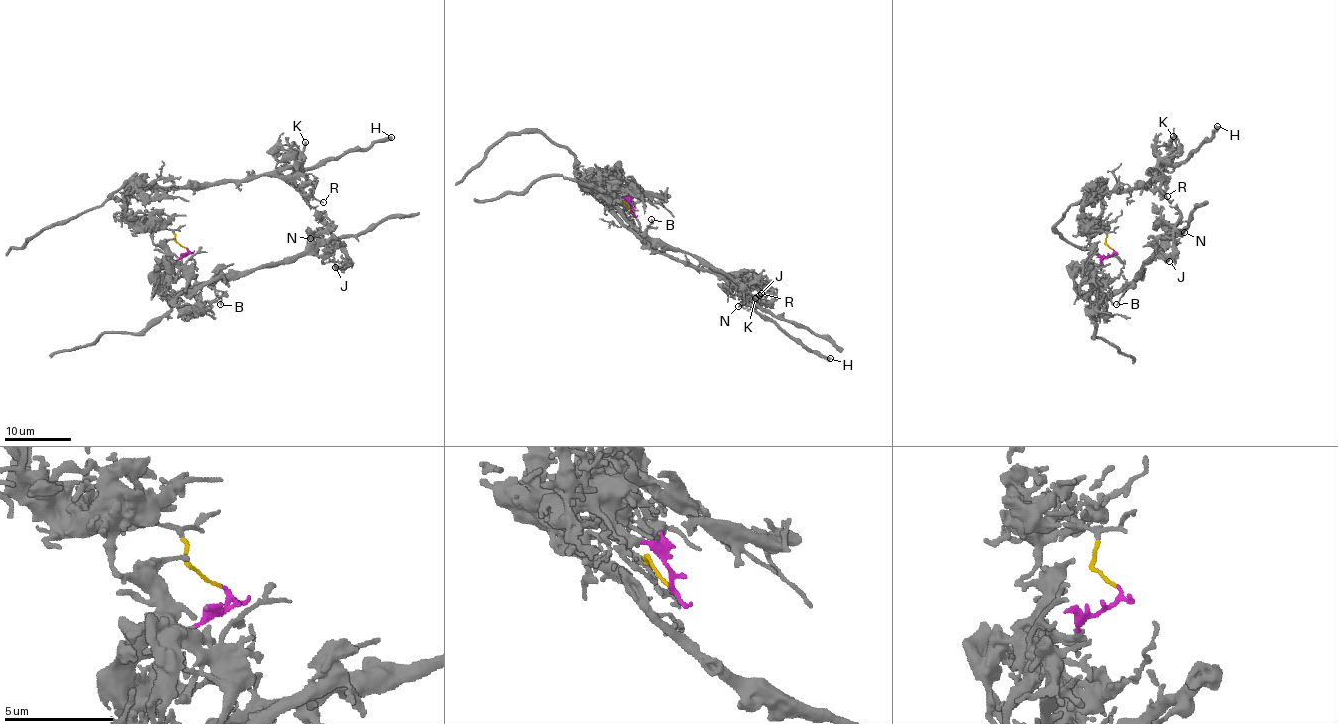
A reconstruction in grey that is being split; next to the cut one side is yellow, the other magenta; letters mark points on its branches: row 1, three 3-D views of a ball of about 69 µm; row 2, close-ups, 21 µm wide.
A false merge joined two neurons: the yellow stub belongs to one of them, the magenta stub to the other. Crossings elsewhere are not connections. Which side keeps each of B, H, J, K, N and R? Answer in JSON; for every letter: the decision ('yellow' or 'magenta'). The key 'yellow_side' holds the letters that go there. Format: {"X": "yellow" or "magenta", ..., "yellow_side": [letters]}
{"B": "magenta", "H": "yellow", "J": "magenta", "K": "yellow", "N": "magenta", "R": "yellow", "yellow_side": ["H", "K", "R"]}

